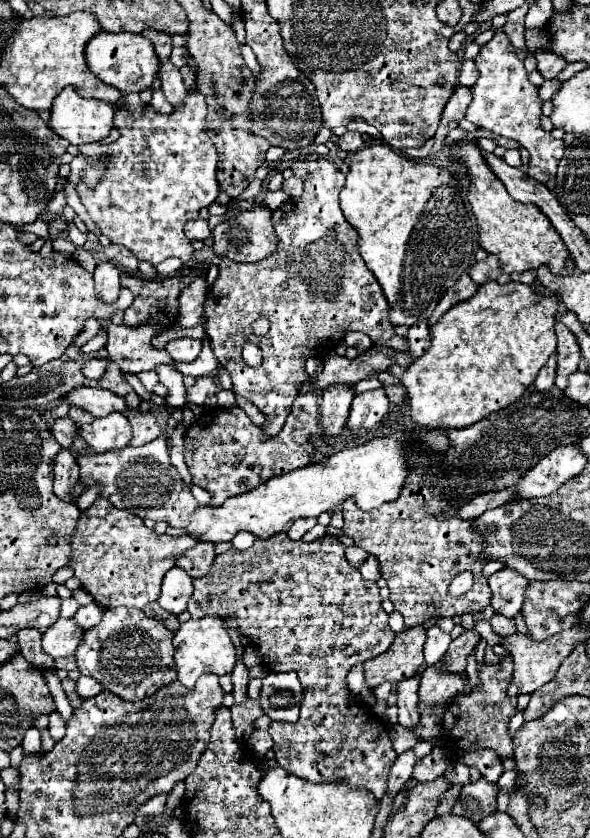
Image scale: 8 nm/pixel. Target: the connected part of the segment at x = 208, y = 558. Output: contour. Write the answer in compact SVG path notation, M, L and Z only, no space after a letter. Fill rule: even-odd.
M197 542L193 548L185 550L175 564L183 568L191 578L201 578L209 572L209 566L213 564L215 558L215 546L209 546L209 542Z

